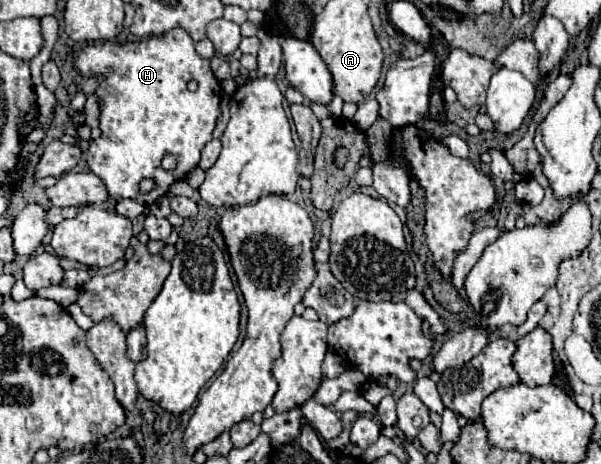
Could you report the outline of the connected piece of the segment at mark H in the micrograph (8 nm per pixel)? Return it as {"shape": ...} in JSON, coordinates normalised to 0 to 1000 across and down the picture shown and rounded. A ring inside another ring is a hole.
{"shape":[[[290,60],[270,78],[210,95],[156,91],[133,112],[126,147],[140,168],[173,164],[156,198],[166,211],[170,293],[153,302],[143,328],[150,371],[173,388],[183,427],[216,427],[250,444],[276,418],[286,392],[306,388],[329,358],[336,319],[353,302],[353,280],[369,246],[369,185],[349,151],[349,129],[323,108],[323,91],[306,60]],[[313,172],[329,177],[326,198],[309,190]],[[273,332],[293,336],[293,366],[276,371],[266,358]],[[243,384],[256,388],[260,405],[236,418],[233,392]]]}

